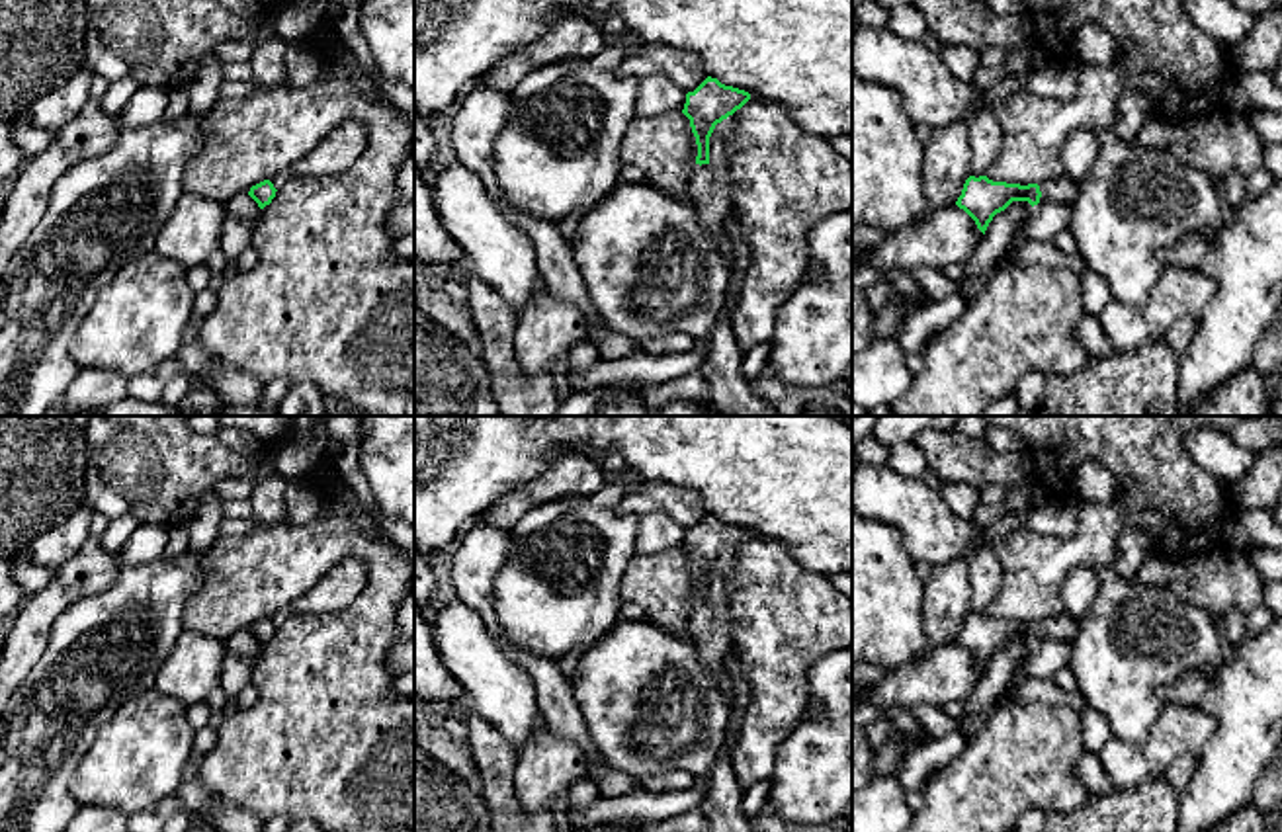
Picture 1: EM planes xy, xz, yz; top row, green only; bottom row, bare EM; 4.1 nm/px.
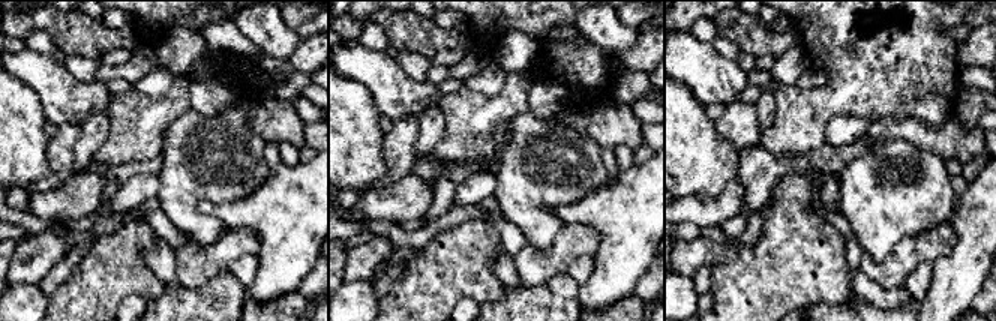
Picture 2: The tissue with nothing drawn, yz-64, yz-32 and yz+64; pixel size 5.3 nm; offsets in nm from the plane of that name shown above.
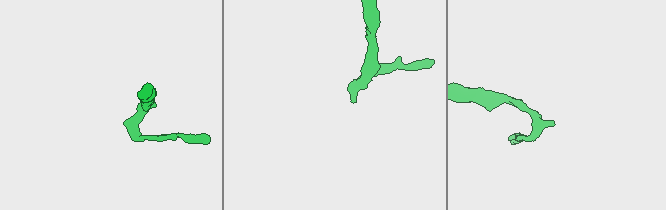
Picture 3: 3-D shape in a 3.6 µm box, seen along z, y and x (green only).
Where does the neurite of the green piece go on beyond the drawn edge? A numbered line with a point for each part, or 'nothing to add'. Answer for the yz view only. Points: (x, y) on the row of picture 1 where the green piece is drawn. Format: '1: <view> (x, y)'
1: yz (1064, 190)

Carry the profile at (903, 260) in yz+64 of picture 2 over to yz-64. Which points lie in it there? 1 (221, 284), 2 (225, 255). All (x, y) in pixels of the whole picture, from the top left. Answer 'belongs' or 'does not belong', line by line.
1: does not belong
2: belongs

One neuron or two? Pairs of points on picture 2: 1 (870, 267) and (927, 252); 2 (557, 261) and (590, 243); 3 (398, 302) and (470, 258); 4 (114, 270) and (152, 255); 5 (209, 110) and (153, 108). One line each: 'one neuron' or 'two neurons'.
1: one neuron
2: one neuron
3: one neuron
4: two neurons
5: two neurons

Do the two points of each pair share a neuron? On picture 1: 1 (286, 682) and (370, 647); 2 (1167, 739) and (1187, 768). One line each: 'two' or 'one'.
1: one
2: two

